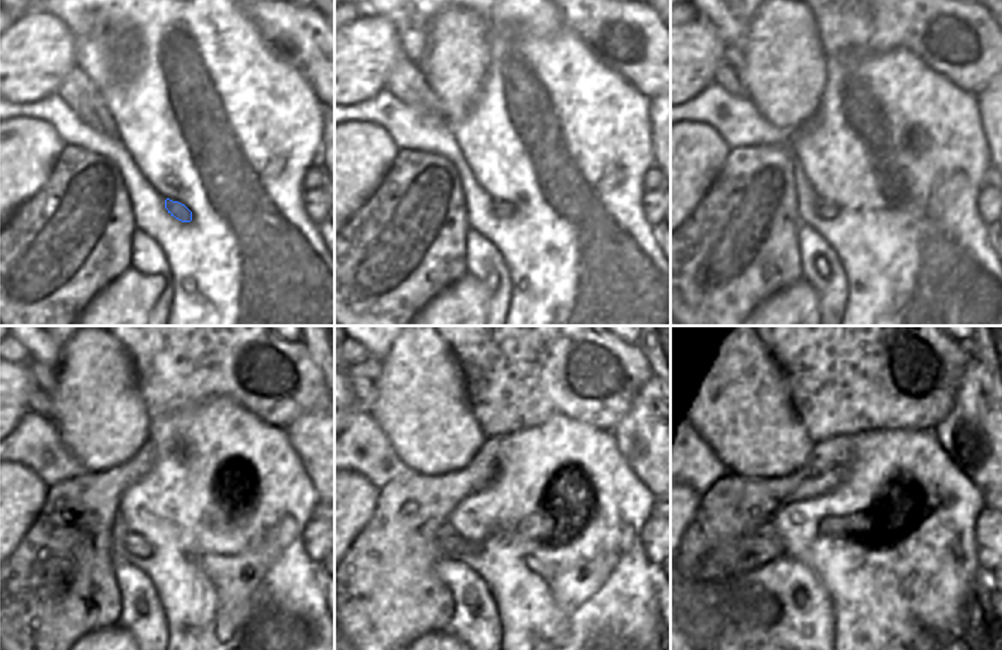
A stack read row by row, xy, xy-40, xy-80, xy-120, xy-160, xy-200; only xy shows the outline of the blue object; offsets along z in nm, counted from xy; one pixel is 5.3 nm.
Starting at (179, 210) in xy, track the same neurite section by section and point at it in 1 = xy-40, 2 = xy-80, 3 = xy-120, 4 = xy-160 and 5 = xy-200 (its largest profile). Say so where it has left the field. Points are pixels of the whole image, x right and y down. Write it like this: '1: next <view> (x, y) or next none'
1: next xy-40 (501, 207)
2: next xy-80 (827, 209)
3: next xy-120 (123, 542)
4: next xy-160 (449, 542)
5: next xy-200 (740, 556)

